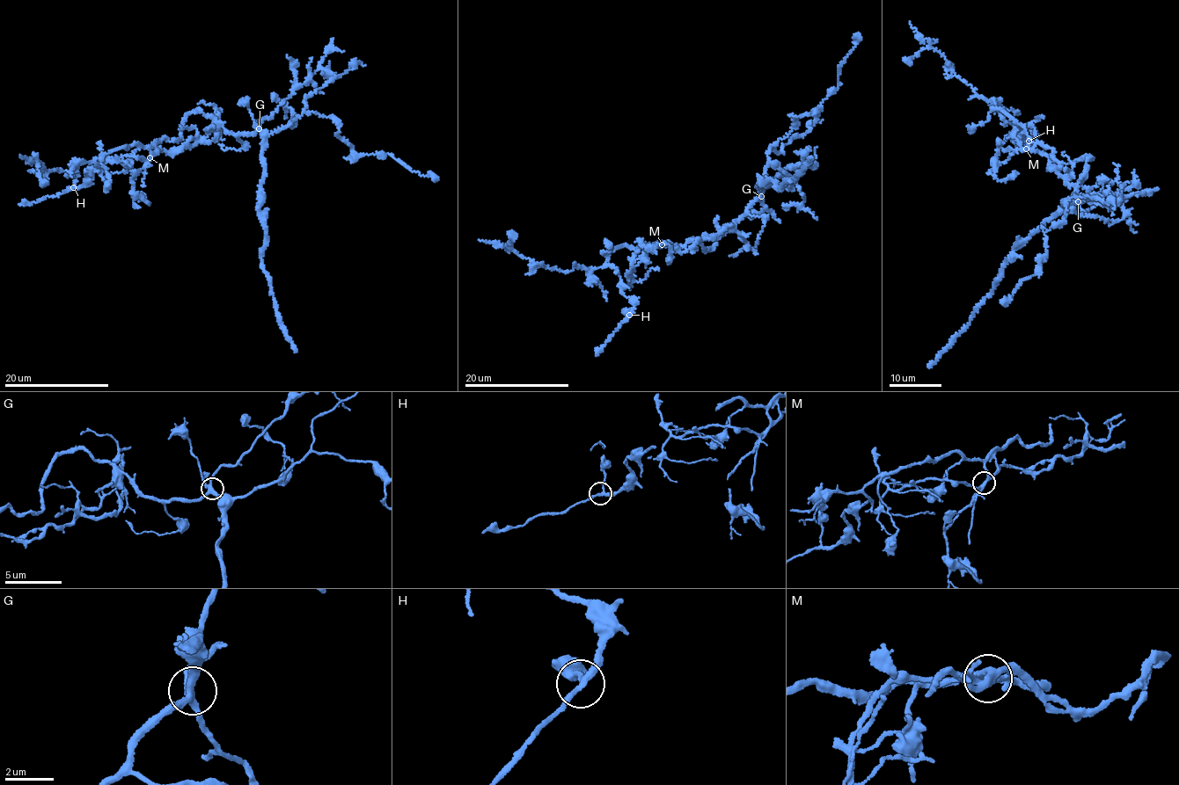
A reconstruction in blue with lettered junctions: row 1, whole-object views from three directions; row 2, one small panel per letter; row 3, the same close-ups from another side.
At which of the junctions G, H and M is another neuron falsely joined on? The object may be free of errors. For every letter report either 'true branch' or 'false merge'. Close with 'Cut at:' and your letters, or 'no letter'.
G: true branch
H: true branch
M: false merge
Cut at: M

